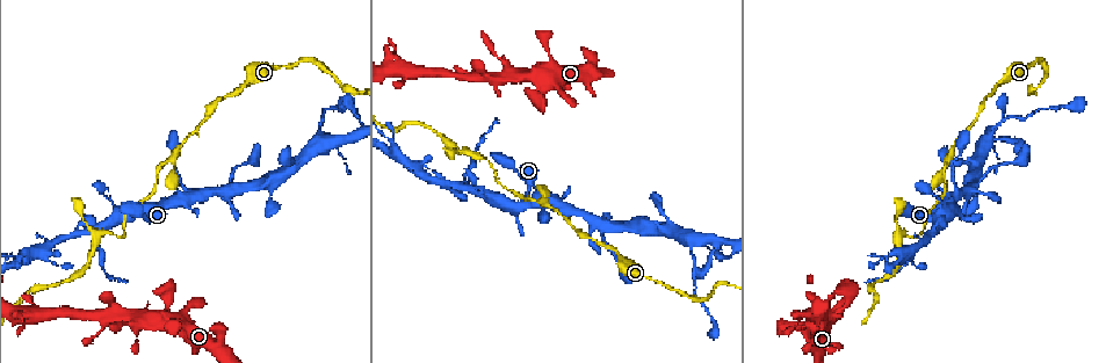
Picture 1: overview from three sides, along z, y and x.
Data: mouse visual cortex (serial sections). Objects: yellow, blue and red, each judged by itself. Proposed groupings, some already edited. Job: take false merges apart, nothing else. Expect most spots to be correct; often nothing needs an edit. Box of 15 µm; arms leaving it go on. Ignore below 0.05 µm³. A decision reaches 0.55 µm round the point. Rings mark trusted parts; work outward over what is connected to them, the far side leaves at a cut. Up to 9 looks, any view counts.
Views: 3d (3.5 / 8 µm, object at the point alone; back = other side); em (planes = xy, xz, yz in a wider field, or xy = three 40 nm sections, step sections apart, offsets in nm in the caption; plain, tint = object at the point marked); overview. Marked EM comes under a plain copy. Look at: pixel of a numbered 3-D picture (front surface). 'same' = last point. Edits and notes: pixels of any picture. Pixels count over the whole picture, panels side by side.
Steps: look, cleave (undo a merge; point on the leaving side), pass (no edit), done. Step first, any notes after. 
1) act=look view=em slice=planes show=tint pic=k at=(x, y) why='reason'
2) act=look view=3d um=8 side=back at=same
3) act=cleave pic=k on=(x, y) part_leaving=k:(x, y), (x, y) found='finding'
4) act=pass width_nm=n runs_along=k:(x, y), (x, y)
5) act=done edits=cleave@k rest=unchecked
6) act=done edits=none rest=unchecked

act=look view=3d um=3.5 pic=1 at=(464, 188) why='narrows sharply'

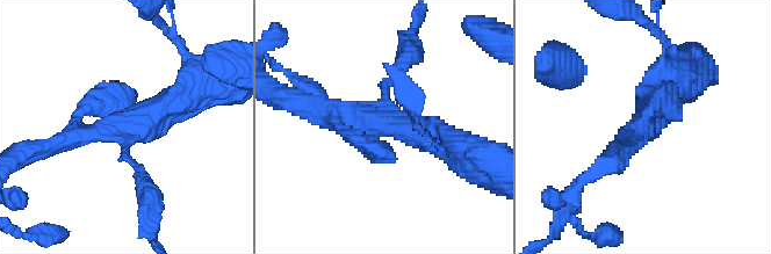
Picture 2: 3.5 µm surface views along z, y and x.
act=look view=em slice=planes show=tint pic=2 at=(385, 125) arms=3 arm_widths_nm=100,300,400

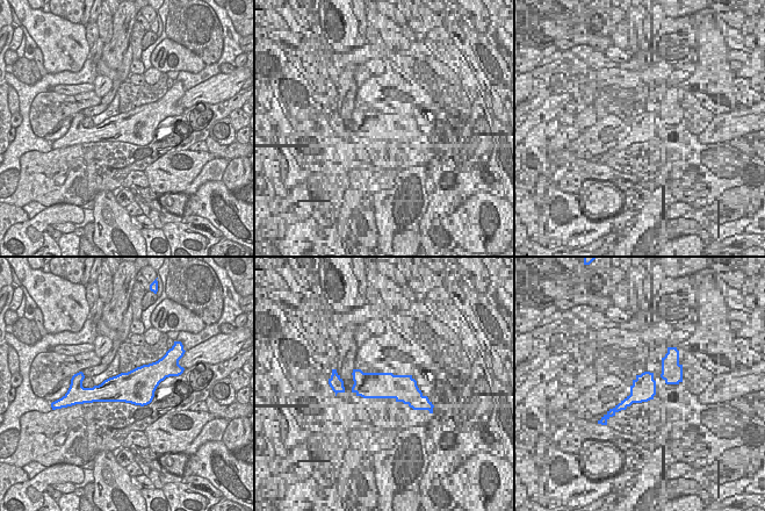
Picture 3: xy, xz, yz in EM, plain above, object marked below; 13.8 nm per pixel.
act=pass runs_along=2:(192, 93), (145, 121), (56, 143) found='all the same cell'

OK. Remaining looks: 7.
act=look view=3d um=3.5 pic=1 at=(948, 158) why='branch point'

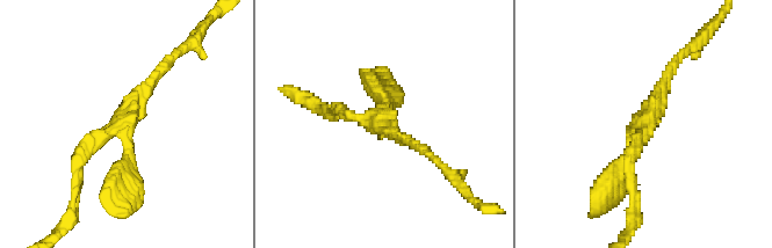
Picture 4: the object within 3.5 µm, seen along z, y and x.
act=look view=em slice=xy step=5 show=tint pic=4 at=(124, 121) arms=3 arm_widths_nm=150,150,200

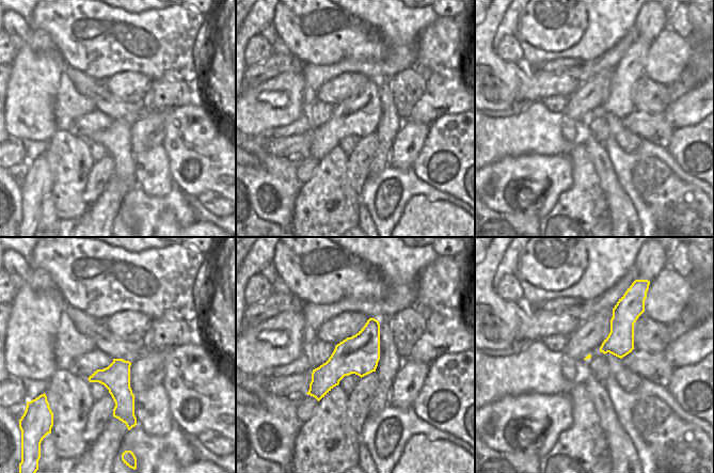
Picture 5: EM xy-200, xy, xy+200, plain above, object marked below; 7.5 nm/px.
act=pass runs_along=4:(166, 63), (74, 173) found='one cell here'

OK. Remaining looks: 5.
act=look view=3d um=8 side=back pic=1 at=(230, 192) why='side arm on a straight run'

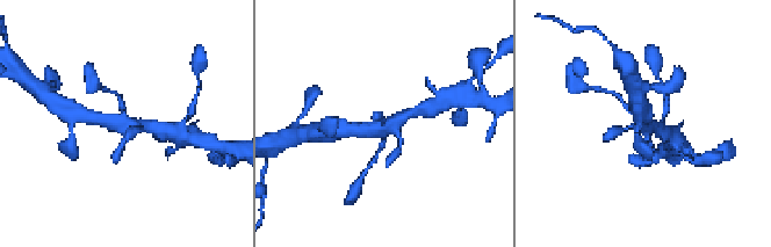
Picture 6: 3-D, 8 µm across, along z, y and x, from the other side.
act=look view=em slice=xy step=1 show=tint pic=6 at=(388, 124) why='shape alone is not enough'

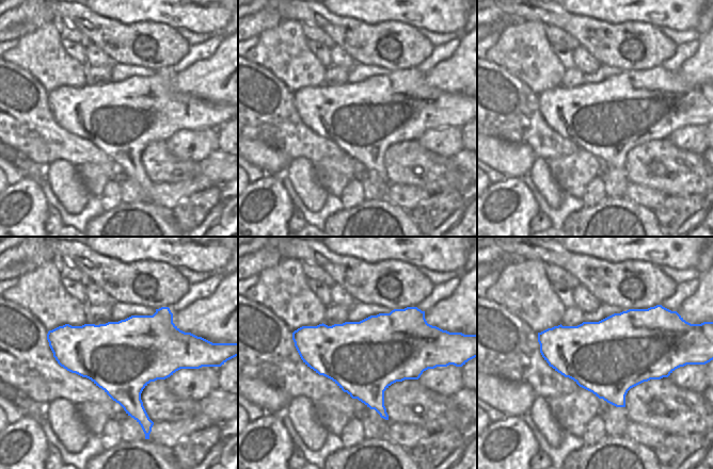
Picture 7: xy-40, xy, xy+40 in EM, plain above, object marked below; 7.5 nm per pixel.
act=pass width_nm=550 runs_along=6:(417, 110), (393, 124), (357, 131) found='one cell here'

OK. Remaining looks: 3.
act=look view=3d um=3.5 pic=1 at=(693, 241)

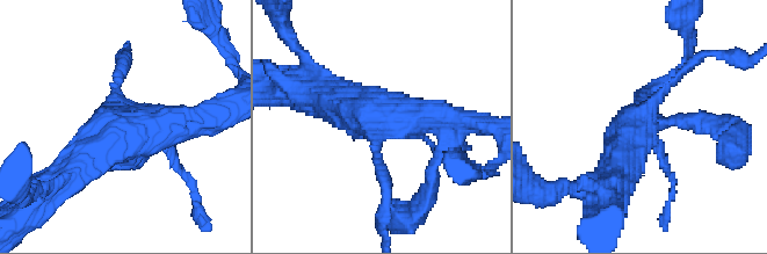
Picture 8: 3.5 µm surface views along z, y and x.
act=look view=em slice=xy step=2 show=tint pic=8 at=(115, 111) why='now the EM'

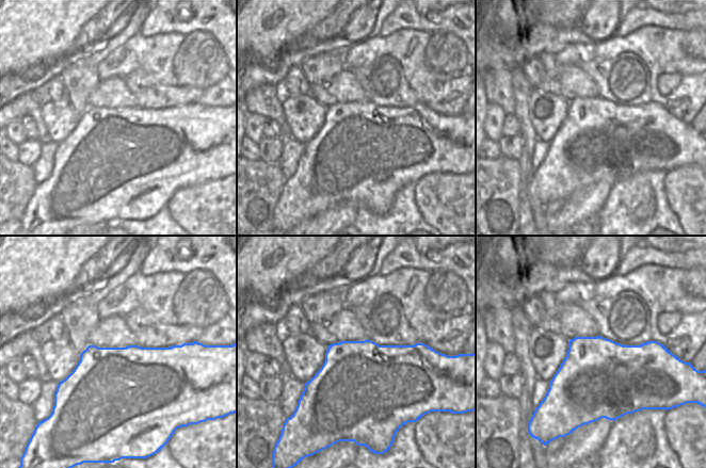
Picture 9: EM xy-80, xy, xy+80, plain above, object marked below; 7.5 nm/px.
act=pass found='all the same cell'

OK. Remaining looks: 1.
act=done edits=none rest=unchecked

